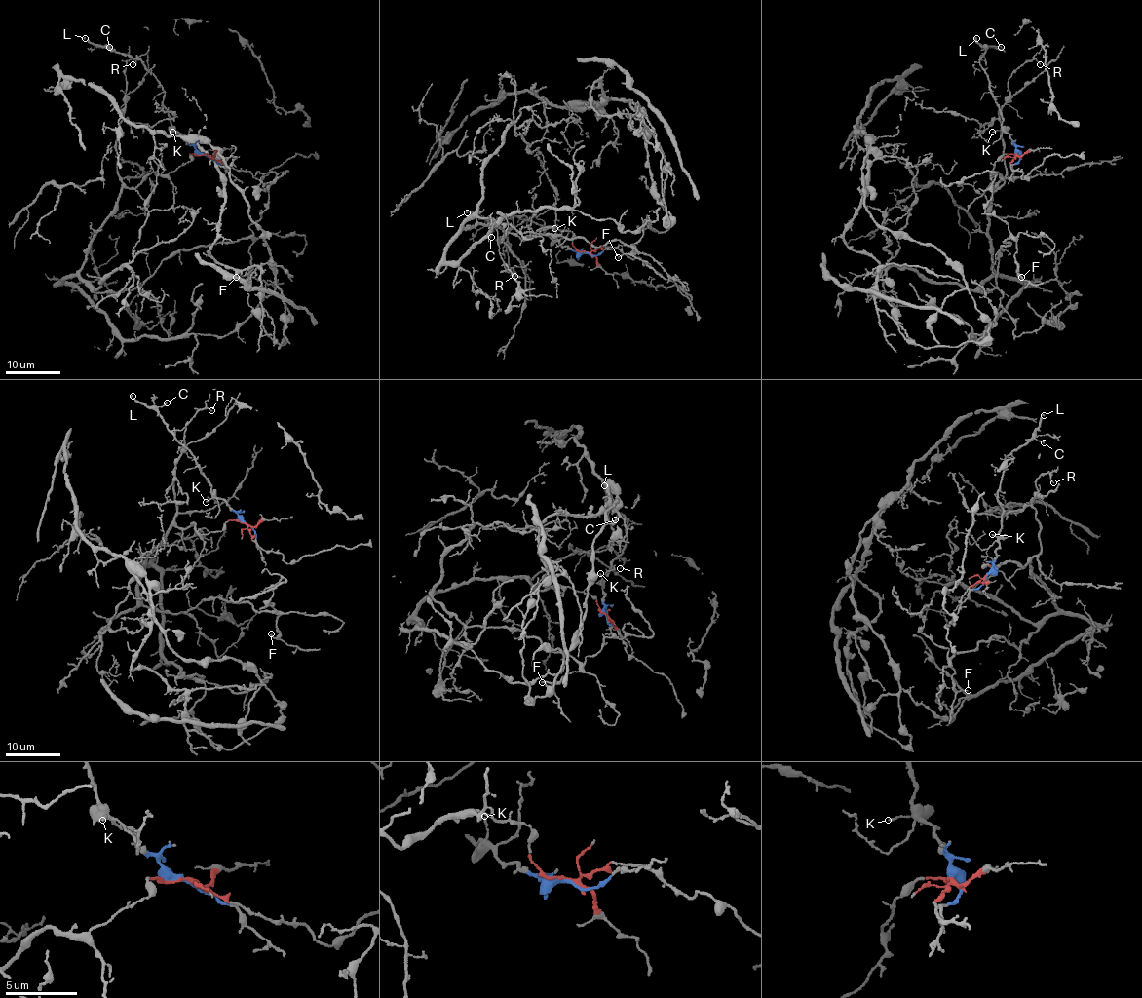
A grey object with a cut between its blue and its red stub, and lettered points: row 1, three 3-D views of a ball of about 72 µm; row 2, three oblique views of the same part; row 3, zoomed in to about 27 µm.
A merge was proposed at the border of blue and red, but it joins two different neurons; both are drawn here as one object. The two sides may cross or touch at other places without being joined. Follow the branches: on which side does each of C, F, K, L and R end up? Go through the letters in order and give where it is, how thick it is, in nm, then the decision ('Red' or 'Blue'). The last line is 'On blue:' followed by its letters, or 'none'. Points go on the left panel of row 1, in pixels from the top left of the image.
C: Place: (109, 47). Thickness 130 nm. Blue
F: Place: (236, 277). Thickness 120 nm. Red
K: Place: (172, 132). Thickness 130 nm. Blue
L: Place: (85, 38). Thickness 180 nm. Blue
R: Place: (133, 64). Thickness 110 nm. Red
On blue: C, K, L

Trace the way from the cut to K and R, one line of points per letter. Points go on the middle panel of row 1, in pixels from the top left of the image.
K: (588, 252), (575, 252), (562, 246), (554, 228)
R: (588, 252), (555, 226), (523, 240), (507, 233), (499, 242), (506, 236), (515, 276)

